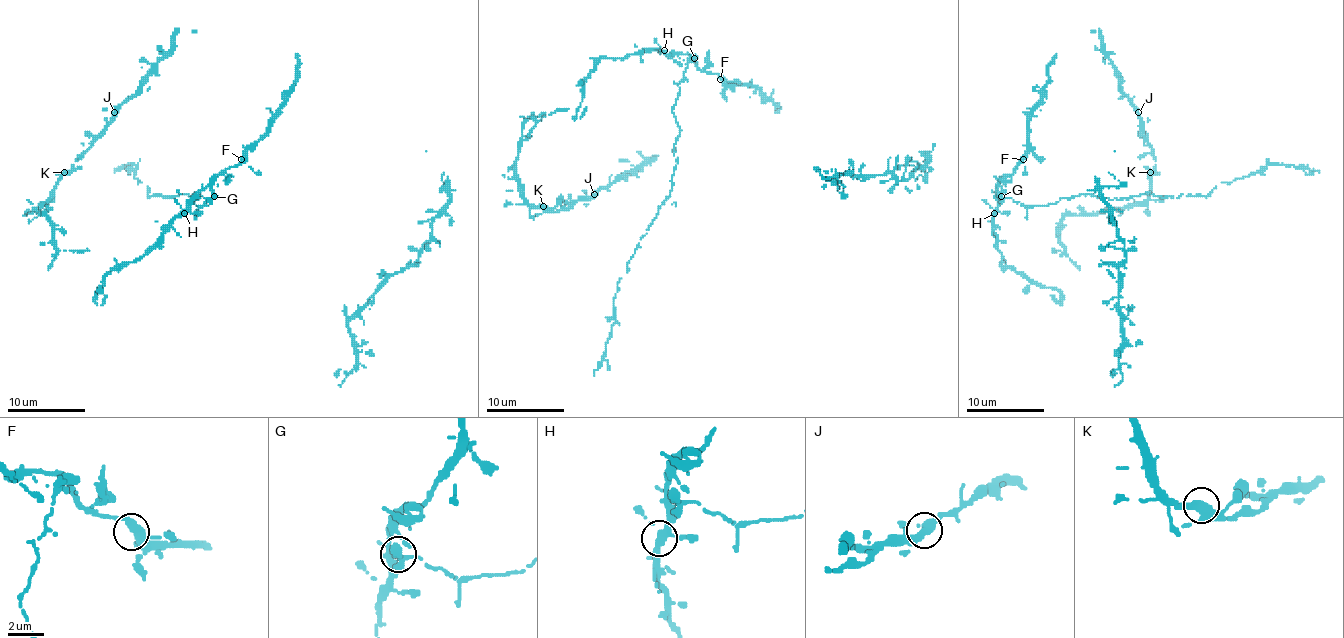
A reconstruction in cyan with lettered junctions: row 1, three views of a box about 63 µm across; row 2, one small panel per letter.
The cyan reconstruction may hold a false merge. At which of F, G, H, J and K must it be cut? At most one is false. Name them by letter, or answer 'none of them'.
G

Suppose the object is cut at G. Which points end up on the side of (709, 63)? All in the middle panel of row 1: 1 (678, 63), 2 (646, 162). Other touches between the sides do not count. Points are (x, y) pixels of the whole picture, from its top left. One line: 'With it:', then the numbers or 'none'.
With it: 1, 2

